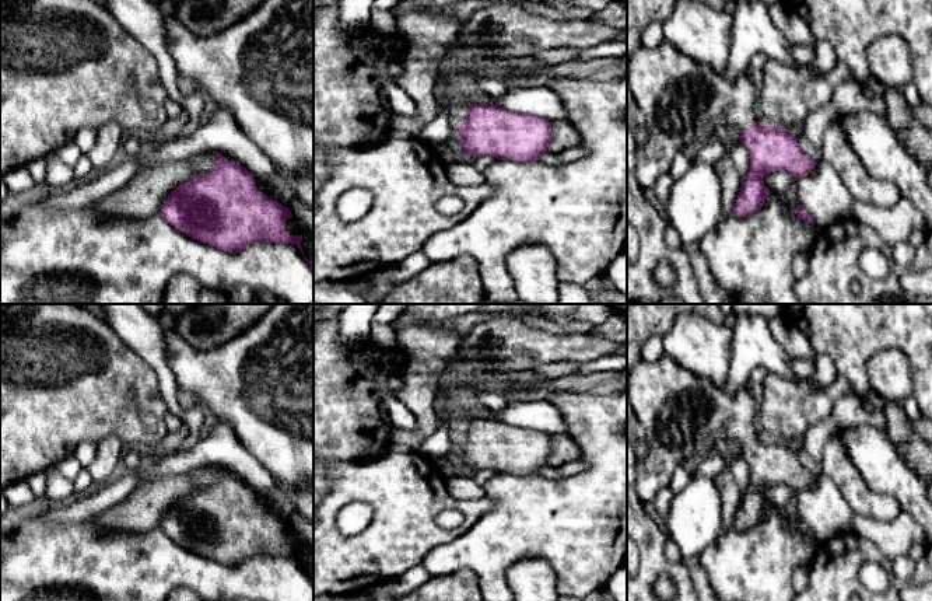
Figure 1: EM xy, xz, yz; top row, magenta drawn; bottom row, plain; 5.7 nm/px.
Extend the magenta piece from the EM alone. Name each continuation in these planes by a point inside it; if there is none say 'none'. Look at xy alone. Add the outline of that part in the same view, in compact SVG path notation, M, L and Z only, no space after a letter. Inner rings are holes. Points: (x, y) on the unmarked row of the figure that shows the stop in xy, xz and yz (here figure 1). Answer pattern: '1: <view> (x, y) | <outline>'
none

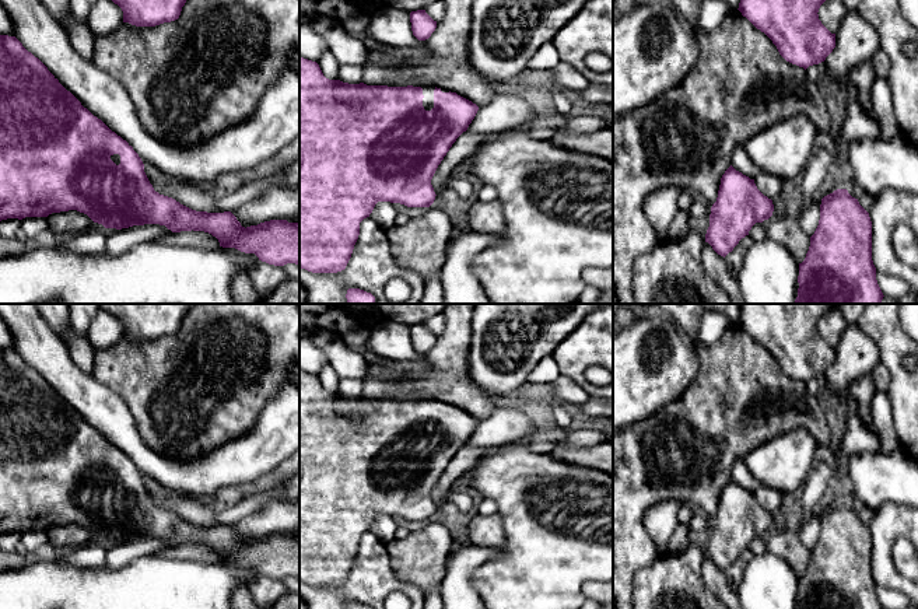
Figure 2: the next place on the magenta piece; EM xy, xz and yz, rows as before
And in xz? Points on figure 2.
1: xz (427, 405) | M423 400L423 420L425 424L431 424L434 421L434 403L435 400Z

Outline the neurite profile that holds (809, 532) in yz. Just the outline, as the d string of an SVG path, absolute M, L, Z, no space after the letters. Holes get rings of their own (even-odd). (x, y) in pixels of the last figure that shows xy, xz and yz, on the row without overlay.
M816 514L809 522L802 524L799 528L799 538L809 550L814 547L819 539L819 533L820 533L820 519L817 518Z

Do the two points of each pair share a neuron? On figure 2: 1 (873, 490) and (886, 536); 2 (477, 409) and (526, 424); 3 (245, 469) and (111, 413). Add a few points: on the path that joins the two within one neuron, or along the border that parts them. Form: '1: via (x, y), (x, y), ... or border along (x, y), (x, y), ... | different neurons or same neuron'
1: border along (903, 504), (885, 501), (875, 510) | different neurons
2: border along (496, 408), (479, 422) | different neurons
3: via (210, 471), (164, 471), (157, 468), (137, 448) | same neuron

